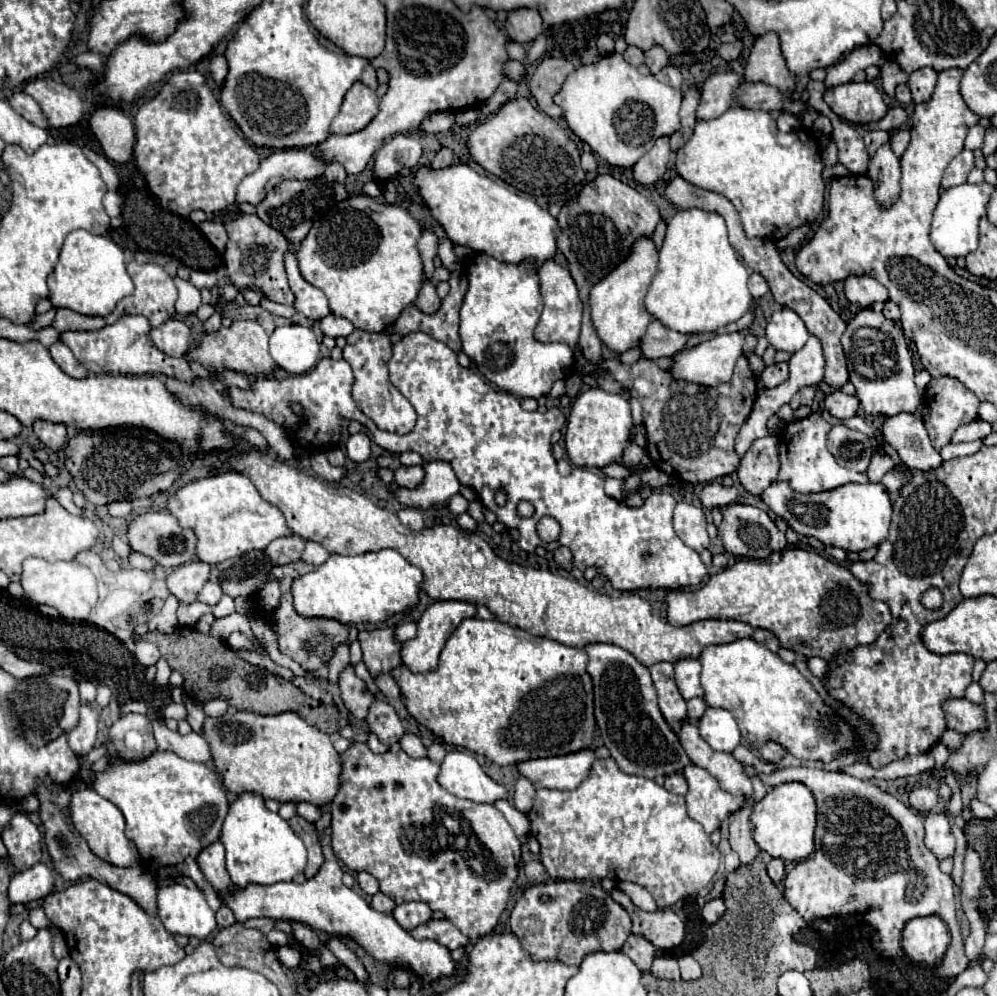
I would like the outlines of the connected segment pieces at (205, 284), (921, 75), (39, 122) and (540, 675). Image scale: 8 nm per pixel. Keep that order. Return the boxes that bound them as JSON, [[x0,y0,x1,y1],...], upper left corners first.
[[190,270,216,288],[908,68,938,104],[10,92,48,128],[392,620,594,766]]

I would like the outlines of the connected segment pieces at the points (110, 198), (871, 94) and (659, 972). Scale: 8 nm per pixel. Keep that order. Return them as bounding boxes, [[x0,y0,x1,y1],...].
[[104,192,122,216],[824,82,888,124],[650,956,680,980]]

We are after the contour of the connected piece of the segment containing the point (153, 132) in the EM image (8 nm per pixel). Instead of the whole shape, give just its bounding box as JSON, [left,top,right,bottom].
[134,70,260,216]

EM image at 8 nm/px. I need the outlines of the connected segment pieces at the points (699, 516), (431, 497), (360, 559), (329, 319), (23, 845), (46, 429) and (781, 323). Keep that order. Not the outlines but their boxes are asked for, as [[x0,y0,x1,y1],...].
[[674,502,710,552],[394,462,460,510],[292,550,422,624],[318,314,354,338],[2,814,42,872],[34,420,66,452],[766,308,808,352]]

